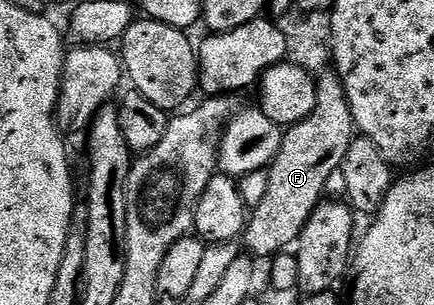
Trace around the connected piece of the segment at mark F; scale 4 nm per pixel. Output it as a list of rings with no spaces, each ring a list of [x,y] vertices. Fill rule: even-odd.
[[[333,71],[320,74],[315,91],[313,111],[284,132],[281,147],[267,169],[269,191],[265,191],[265,199],[250,210],[247,228],[241,234],[241,245],[252,258],[274,258],[298,242],[305,223],[309,223],[313,211],[324,200],[323,192],[331,176],[342,170],[345,151],[349,151],[357,136],[349,99],[338,75]]]

